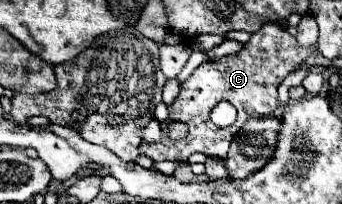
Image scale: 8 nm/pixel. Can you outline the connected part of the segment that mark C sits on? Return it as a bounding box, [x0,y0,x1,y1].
[141,23,317,161]

